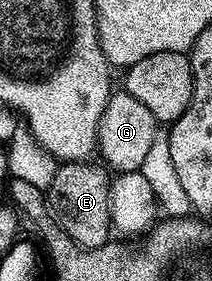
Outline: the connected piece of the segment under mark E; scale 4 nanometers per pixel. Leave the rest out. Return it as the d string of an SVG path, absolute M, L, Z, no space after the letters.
M70 161L58 166L53 183L45 190L47 211L51 218L77 243L80 249L96 249L108 244L113 237L111 223L111 182L108 170L102 164L91 165L87 161Z

